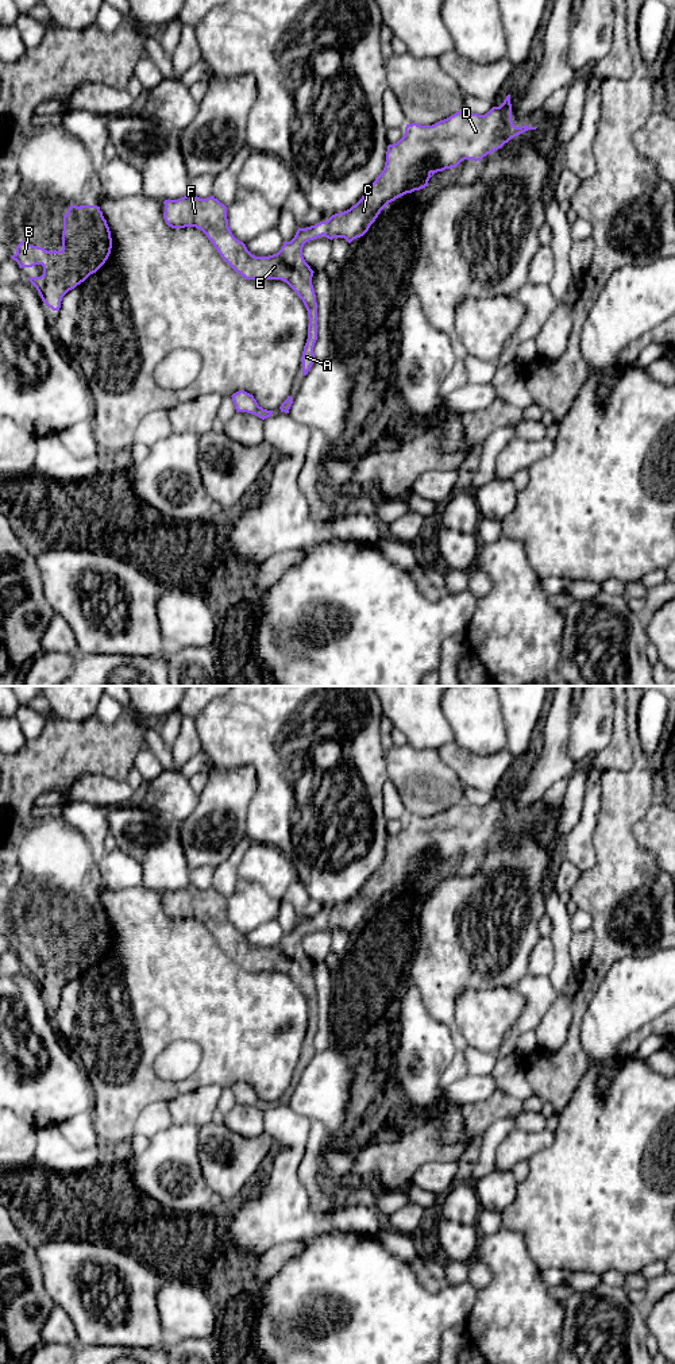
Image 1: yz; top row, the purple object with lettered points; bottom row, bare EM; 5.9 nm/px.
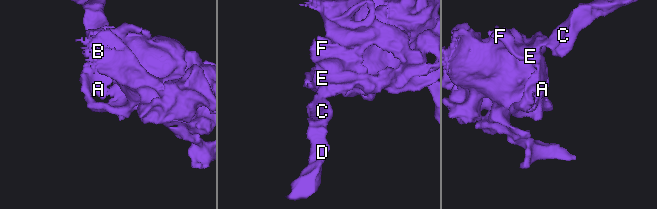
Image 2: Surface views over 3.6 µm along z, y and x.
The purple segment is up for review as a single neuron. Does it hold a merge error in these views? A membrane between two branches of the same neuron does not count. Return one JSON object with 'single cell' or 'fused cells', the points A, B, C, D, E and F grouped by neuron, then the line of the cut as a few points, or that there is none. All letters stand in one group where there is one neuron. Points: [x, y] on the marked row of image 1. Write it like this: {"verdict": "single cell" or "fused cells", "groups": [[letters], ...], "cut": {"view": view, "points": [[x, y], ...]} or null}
{"verdict": "single cell", "groups": [["A", "B", "C", "D", "E", "F"]], "cut": null}

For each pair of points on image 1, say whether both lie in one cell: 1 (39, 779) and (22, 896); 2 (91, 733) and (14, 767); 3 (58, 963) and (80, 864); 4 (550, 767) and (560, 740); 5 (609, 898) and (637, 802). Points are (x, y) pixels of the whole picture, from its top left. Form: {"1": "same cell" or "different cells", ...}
{"1": "same cell", "2": "same cell", "3": "same cell", "4": "same cell", "5": "same cell"}

